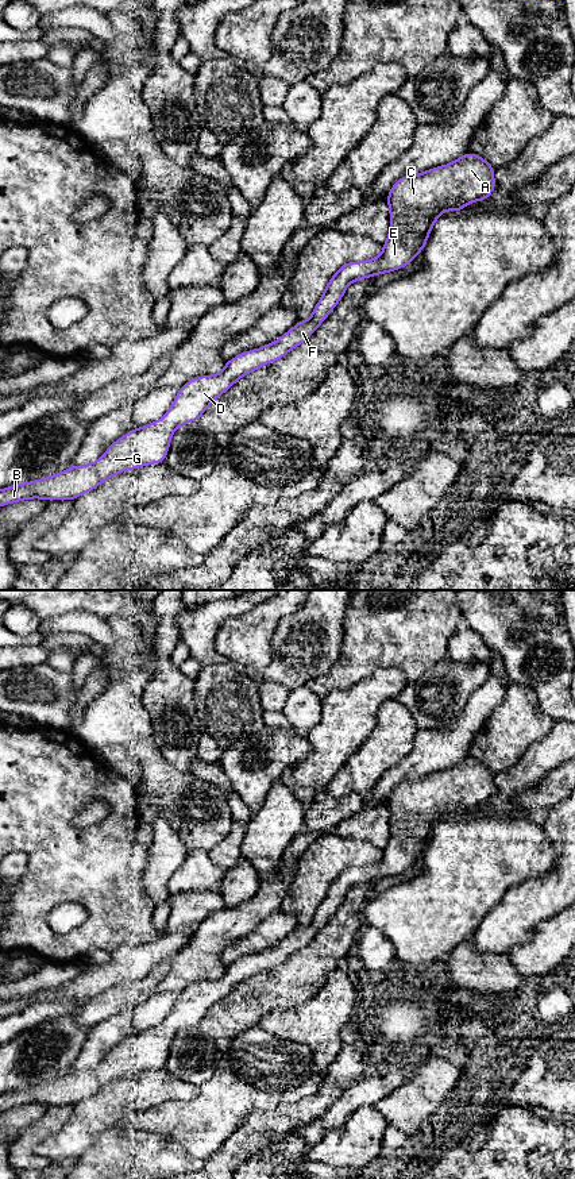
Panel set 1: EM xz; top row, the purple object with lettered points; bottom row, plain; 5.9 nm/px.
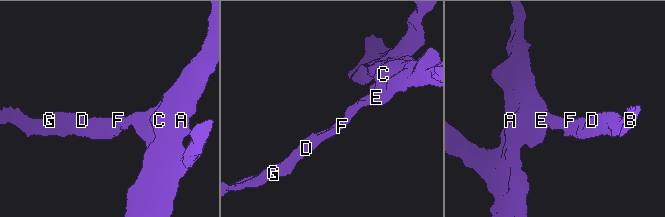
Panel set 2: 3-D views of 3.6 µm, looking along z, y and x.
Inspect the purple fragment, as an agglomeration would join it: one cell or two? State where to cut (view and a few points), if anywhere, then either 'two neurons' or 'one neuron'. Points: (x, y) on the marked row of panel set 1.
no cut | one neuron

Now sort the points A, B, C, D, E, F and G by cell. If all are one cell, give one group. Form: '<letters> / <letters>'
A B C D E F G

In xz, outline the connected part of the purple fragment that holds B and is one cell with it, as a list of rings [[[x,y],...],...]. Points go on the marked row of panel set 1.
[[[467,153],[452,163],[400,178],[387,194],[390,232],[382,244],[382,254],[368,261],[343,265],[329,280],[308,320],[297,323],[278,340],[227,361],[220,374],[186,382],[162,419],[127,432],[96,462],[70,466],[45,479],[1,489],[0,506],[28,498],[74,501],[121,471],[163,463],[170,439],[180,425],[197,421],[207,408],[243,375],[279,361],[304,343],[337,305],[350,284],[412,263],[424,250],[443,211],[459,212],[470,203],[485,201],[490,196],[497,186],[493,173],[494,166],[487,161]]]

